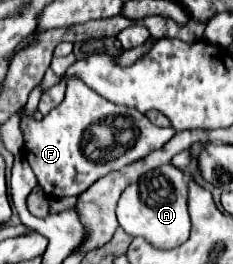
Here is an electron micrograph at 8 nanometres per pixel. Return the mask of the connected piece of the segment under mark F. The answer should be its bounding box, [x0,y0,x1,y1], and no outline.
[22,77,176,199]

